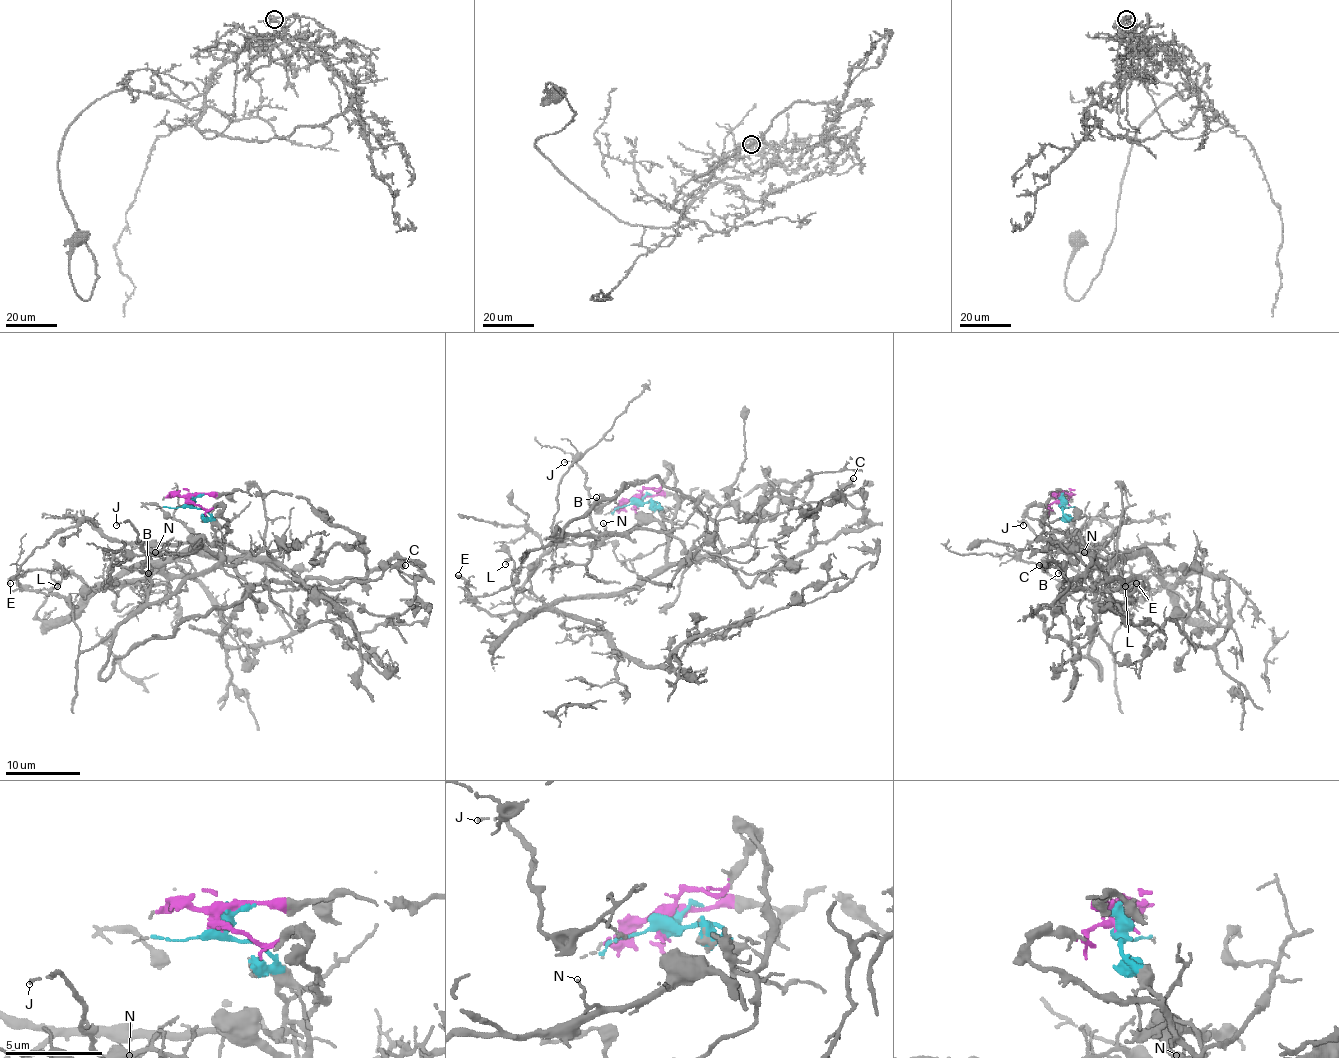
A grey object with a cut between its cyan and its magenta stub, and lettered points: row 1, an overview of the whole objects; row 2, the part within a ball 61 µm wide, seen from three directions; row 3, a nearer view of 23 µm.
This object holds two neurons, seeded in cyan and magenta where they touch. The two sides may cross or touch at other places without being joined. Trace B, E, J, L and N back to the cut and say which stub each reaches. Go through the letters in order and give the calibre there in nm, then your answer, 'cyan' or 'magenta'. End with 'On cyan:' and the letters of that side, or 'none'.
B: calibre 120 nm; magenta
E: calibre 200 nm; cyan
J: calibre 80 nm; magenta
L: calibre 140 nm; cyan
N: calibre 120 nm; cyan
On cyan: E, L, N

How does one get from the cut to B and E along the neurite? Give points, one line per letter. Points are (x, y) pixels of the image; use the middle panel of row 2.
B: (638, 500), (666, 479), (670, 466), (677, 513), (670, 530), (597, 539), (591, 524), (597, 498)
E: (638, 500), (658, 505), (668, 560), (634, 586), (563, 597), (533, 616), (488, 614), (458, 575)

